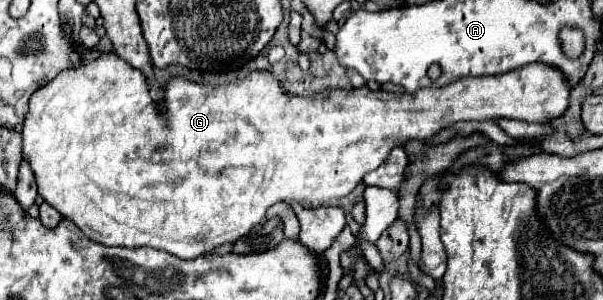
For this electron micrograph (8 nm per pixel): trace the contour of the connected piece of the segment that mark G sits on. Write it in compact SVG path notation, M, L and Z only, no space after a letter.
M101 51L97 59L85 61L79 67L71 67L61 71L51 83L37 89L29 99L29 111L25 115L25 127L23 127L23 157L31 161L31 169L35 173L39 193L41 197L53 205L65 219L71 219L89 239L109 245L109 247L153 247L159 251L167 251L169 255L181 257L181 259L193 259L203 253L209 253L213 247L231 243L239 239L241 235L247 235L255 225L261 223L267 209L275 203L287 203L287 205L309 205L319 207L331 199L347 197L363 179L365 173L377 169L389 155L389 151L397 145L401 145L407 139L419 139L425 141L439 131L447 129L449 125L457 121L489 121L489 119L519 119L527 123L547 123L551 119L563 117L569 109L569 95L573 87L569 87L569 79L557 71L557 67L549 67L543 63L533 63L503 75L485 75L485 77L465 77L457 79L445 87L427 87L413 95L403 93L387 93L387 91L371 91L369 87L361 89L333 89L329 93L321 91L313 97L299 97L291 95L283 89L281 81L271 71L253 71L243 79L237 79L227 85L211 87L207 83L191 81L183 75L173 75L163 87L163 101L157 103L151 99L151 83L149 79L135 67L131 67L125 59L115 55L113 51Z

